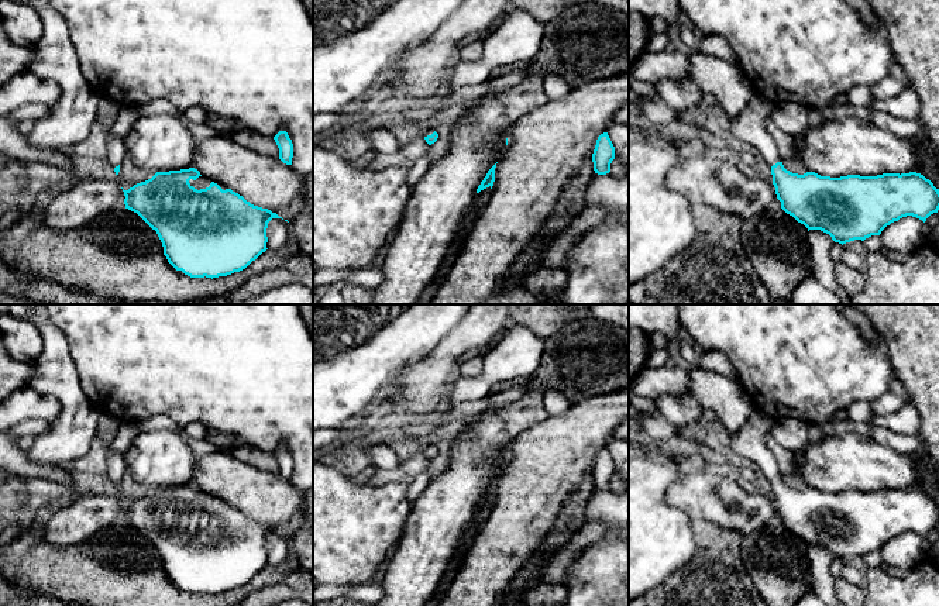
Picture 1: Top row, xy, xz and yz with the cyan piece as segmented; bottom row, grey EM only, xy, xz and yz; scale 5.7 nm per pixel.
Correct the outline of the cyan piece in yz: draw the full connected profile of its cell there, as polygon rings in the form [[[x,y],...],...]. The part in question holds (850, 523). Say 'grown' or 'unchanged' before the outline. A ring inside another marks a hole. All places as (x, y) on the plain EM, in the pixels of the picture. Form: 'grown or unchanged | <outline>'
grown | [[[754,409],[742,428],[730,435],[732,450],[756,464],[770,479],[773,500],[781,524],[809,545],[821,545],[835,558],[846,559],[854,555],[864,557],[902,533],[912,531],[923,538],[939,526],[939,505],[916,488],[883,489],[877,492],[847,490],[840,493],[821,492],[815,488],[792,489],[782,481],[773,452],[767,447],[766,435],[773,430],[774,421]]]

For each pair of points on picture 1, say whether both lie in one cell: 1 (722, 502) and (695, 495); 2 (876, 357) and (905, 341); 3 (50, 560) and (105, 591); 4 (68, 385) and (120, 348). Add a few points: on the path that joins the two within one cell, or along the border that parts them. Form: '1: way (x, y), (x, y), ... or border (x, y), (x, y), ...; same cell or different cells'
1: way (715, 496), (702, 495); same cell
2: border (877, 331), (886, 344), (897, 378); different cells
3: way (64, 572), (88, 574), (90, 577); same cell
4: border (68, 347), (81, 388), (95, 407); different cells

